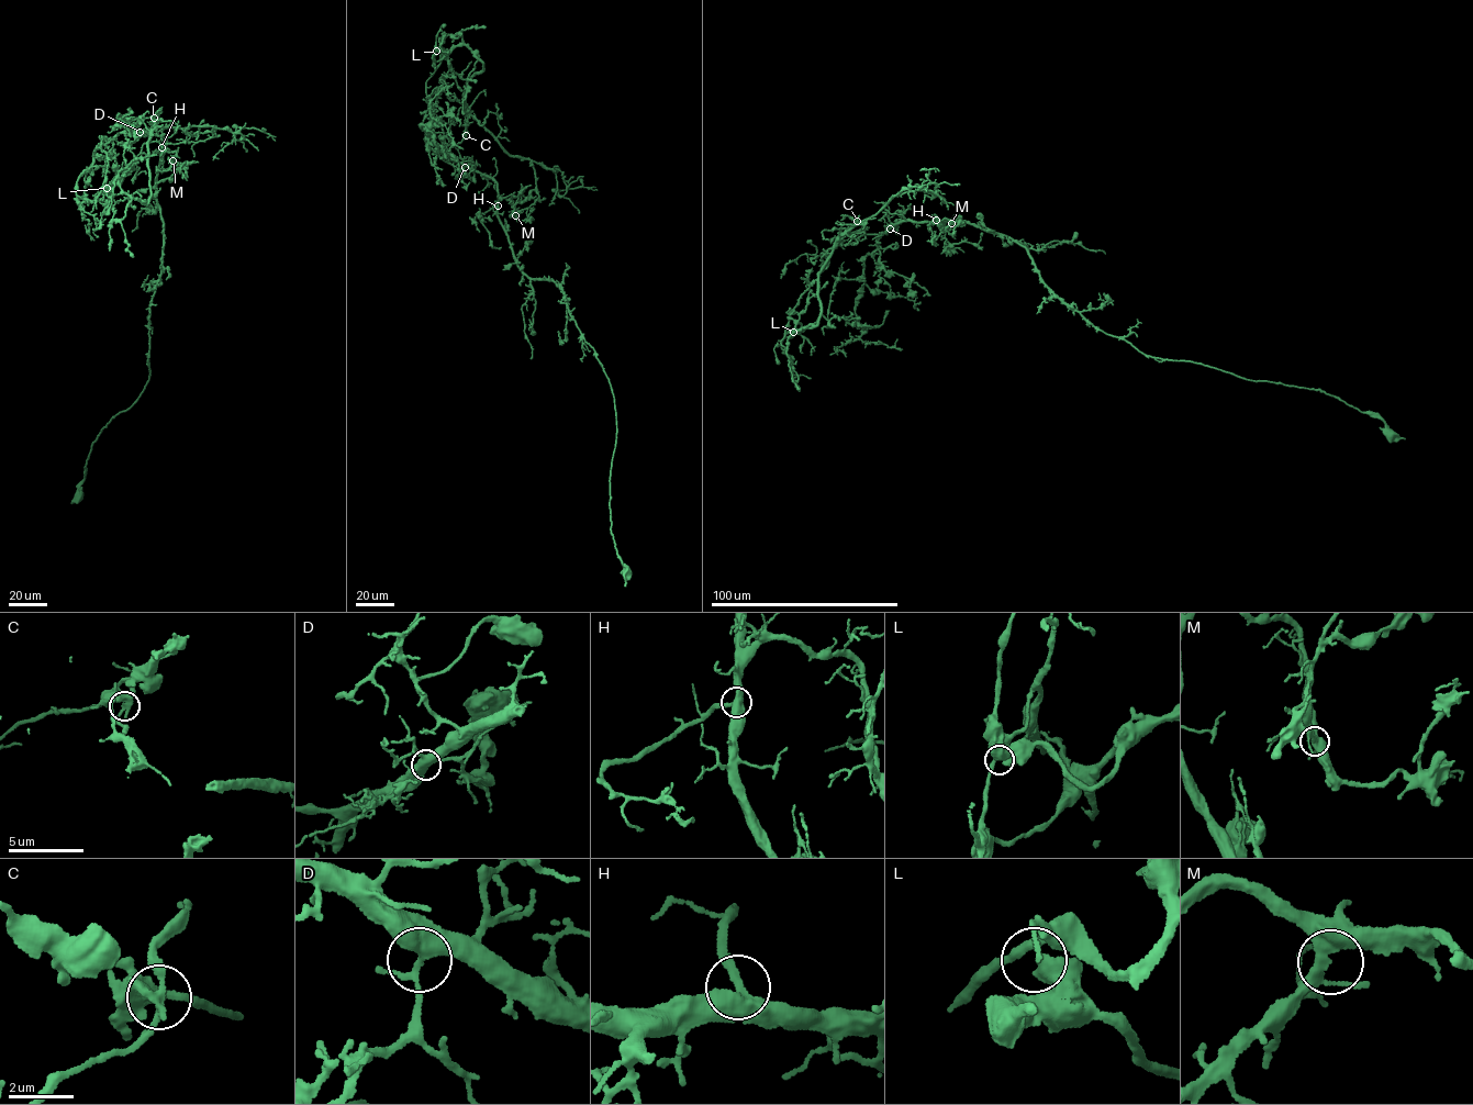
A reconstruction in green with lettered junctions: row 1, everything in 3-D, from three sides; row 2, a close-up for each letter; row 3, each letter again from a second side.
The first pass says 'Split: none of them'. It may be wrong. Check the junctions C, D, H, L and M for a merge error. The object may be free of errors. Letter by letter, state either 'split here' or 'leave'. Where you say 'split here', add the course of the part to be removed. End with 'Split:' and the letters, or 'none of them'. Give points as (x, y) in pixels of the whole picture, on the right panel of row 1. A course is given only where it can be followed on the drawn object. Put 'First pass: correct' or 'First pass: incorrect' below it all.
C: split here | (857, 221), (839, 240), (902, 190), (911, 186), (936, 185), (927, 177), (930, 168), (939, 170)
D: leave
H: leave
L: leave
M: leave
Split: C
First pass: incorrect

